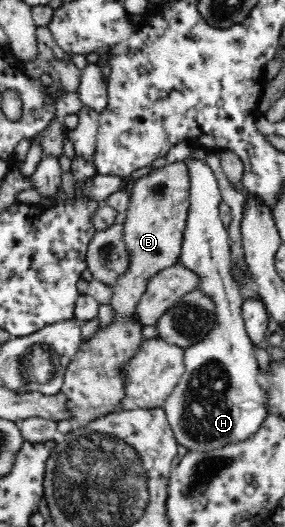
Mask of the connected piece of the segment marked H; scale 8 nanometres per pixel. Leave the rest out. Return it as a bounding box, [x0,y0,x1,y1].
[163,152,269,452]

